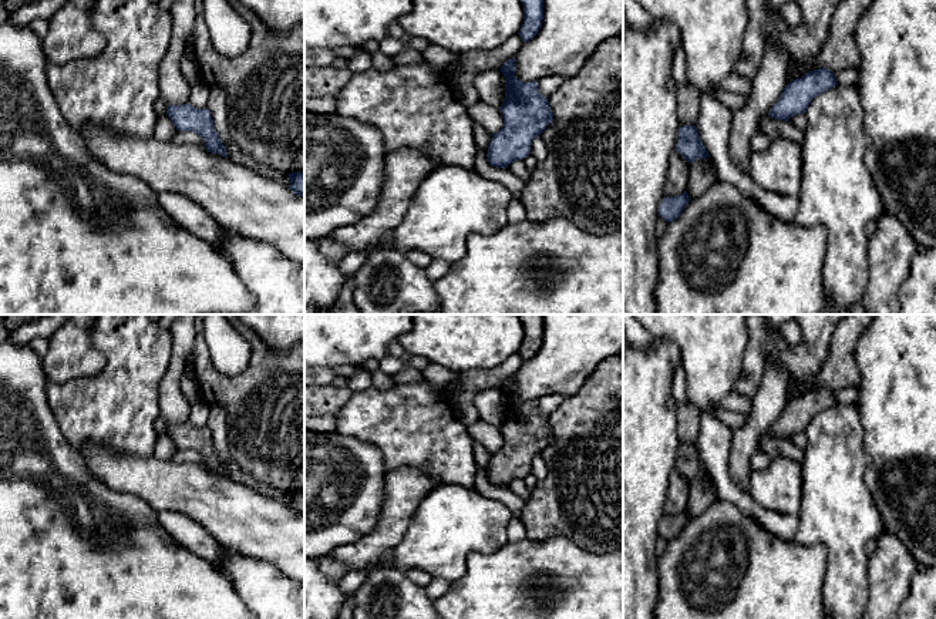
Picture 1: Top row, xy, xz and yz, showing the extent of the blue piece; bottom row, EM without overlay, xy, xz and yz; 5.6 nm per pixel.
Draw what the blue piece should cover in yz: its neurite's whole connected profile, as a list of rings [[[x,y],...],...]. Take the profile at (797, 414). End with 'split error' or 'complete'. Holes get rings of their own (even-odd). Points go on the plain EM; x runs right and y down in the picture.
[[[828,387],[809,390],[785,404],[781,416],[768,430],[768,434],[774,438],[788,440],[797,433],[804,433],[815,416],[836,404],[834,390]]]; complete

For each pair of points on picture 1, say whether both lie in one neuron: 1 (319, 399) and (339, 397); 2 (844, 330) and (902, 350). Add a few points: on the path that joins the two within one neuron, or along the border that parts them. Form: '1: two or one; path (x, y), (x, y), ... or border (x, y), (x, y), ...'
1: one; path (323, 399), (334, 399)
2: two; border (867, 329), (855, 349), (855, 364), (859, 370)

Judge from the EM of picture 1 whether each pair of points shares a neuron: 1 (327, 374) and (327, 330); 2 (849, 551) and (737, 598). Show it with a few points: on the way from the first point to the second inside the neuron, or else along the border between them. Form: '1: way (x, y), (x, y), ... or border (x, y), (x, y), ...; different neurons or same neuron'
1: border (319, 366), (333, 369); different neurons
2: border (797, 542), (820, 544), (824, 548), (822, 594); different neurons

